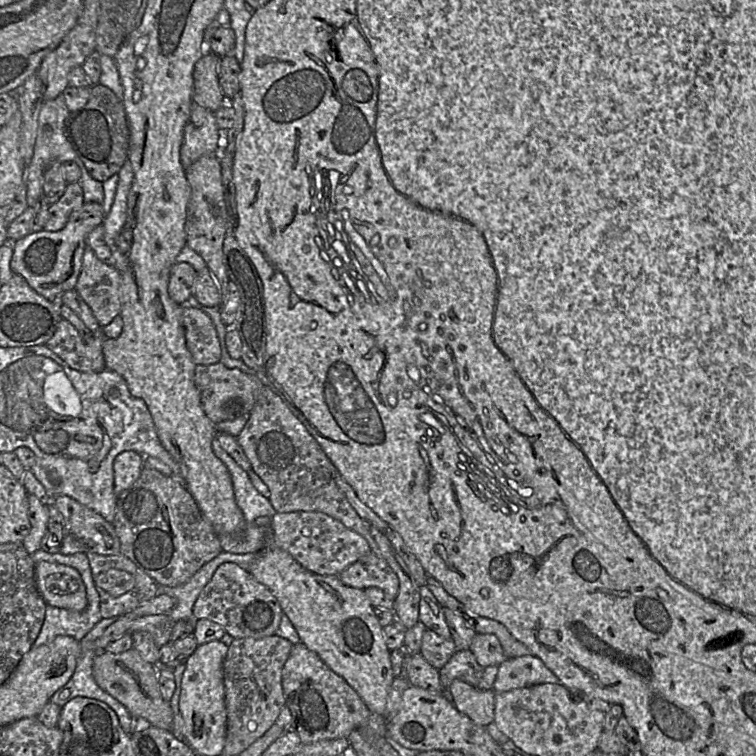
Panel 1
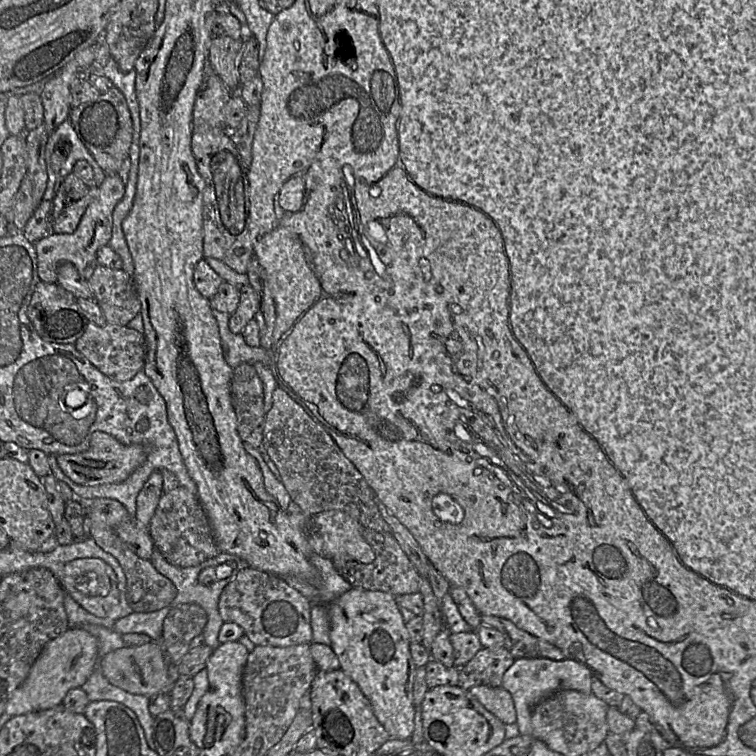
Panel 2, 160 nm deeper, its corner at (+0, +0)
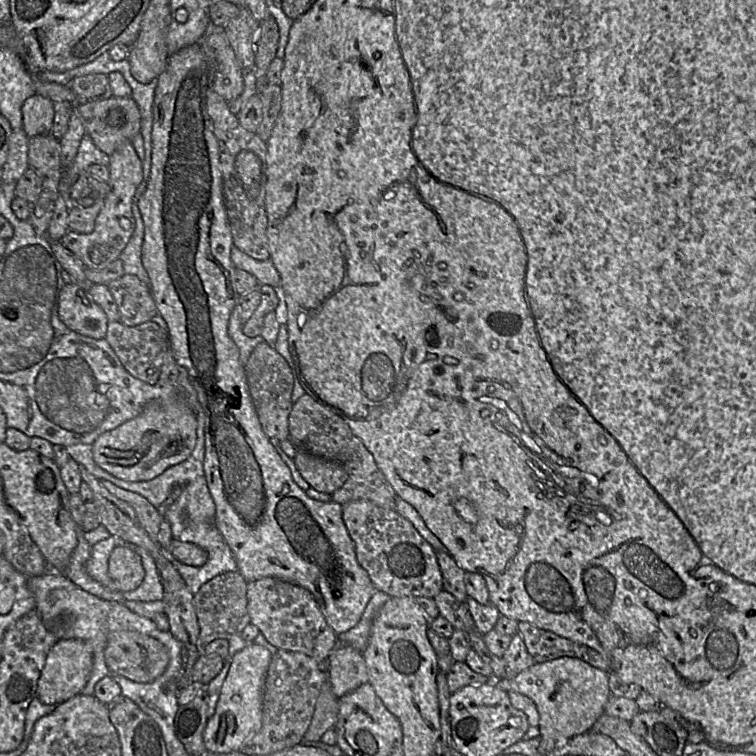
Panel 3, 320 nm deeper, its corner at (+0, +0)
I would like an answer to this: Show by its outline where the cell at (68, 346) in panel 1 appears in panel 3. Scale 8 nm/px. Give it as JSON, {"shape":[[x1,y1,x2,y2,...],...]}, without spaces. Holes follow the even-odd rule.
{"shape":[[109,321,104,337,124,368,135,378,156,384,161,374,179,373,173,357,166,329,155,321,145,322,136,326,127,326,120,321]]}

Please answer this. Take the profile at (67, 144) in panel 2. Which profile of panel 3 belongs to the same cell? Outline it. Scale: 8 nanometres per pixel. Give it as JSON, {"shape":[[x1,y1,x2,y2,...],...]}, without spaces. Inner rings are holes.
{"shape":[[88,134,80,142,77,154,71,166,64,168,61,180,58,182,58,191,65,192,92,164,110,165,110,156,102,152]]}

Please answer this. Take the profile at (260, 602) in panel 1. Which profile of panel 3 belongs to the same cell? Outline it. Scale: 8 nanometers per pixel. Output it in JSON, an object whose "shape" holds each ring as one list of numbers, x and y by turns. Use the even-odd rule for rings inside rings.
{"shape":[[263,577,248,582,247,600,250,623,258,627,271,645,281,650,306,654,322,664,339,643,338,634,328,625,315,598,303,587]]}

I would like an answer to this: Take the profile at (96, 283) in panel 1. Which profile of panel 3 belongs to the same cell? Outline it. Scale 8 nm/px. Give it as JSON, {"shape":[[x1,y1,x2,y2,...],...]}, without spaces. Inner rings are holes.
{"shape":[[125,273,107,286,118,307,119,321,124,325,136,326,158,315,149,286,135,275]]}

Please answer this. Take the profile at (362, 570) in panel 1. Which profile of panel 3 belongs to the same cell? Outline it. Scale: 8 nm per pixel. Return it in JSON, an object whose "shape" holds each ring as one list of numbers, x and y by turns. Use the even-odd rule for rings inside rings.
{"shape":[[368,500,350,501,342,506,343,522,354,542,357,561,377,591,390,597,411,599,433,599,443,591,435,550,410,521,396,510,382,508]]}

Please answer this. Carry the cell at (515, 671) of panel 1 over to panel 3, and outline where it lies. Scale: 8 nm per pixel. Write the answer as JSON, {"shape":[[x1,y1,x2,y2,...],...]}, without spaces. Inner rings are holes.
{"shape":[[571,657,536,662,513,679,499,679,488,684,506,692,520,693,534,702,539,713,541,742,538,750,541,754,561,747,573,736,590,730,604,713,604,706,611,695,607,672]]}

